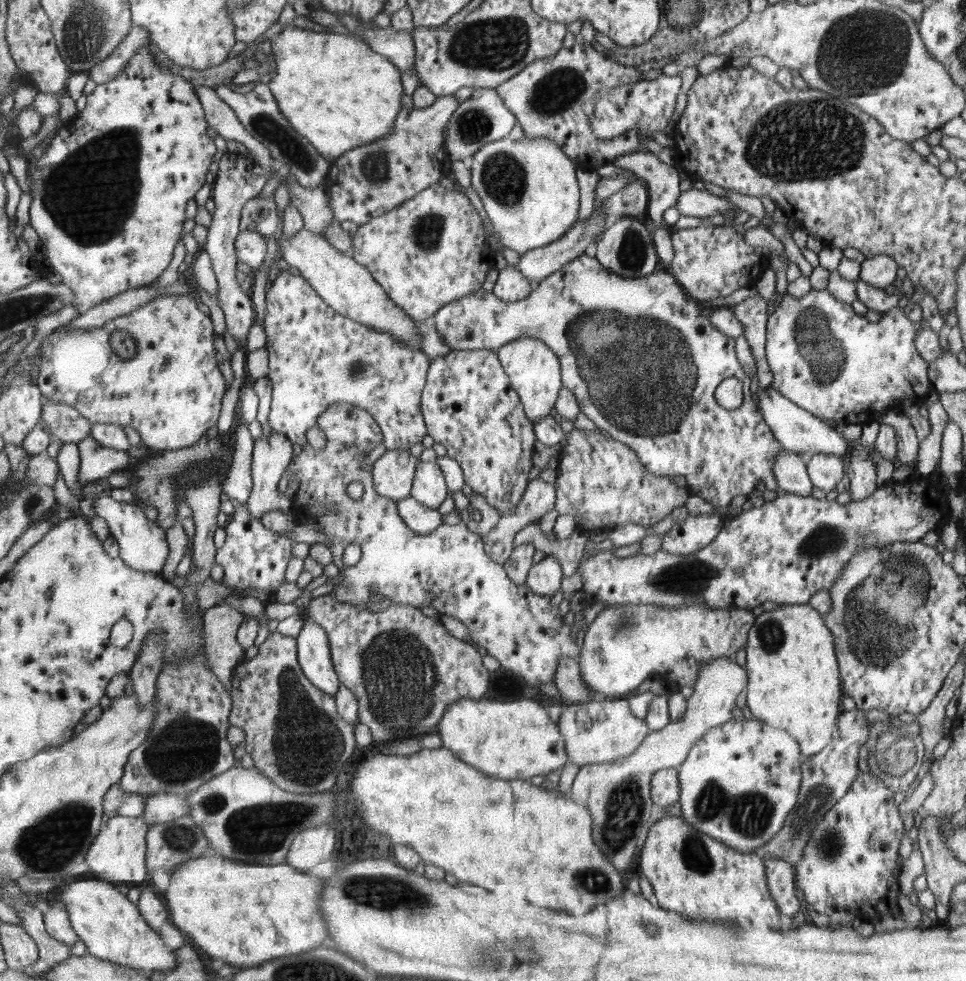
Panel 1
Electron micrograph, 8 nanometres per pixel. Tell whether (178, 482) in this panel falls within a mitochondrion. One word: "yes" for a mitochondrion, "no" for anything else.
no

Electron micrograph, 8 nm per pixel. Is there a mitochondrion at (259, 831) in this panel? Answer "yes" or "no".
yes

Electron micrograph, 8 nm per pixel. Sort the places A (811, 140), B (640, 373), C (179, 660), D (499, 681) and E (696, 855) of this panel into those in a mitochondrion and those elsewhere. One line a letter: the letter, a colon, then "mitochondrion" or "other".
A: mitochondrion
B: mitochondrion
C: other
D: mitochondrion
E: mitochondrion

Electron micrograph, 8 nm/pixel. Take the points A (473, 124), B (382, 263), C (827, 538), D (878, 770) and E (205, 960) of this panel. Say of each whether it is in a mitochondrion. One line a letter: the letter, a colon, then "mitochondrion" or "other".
A: mitochondrion
B: other
C: mitochondrion
D: mitochondrion
E: other

